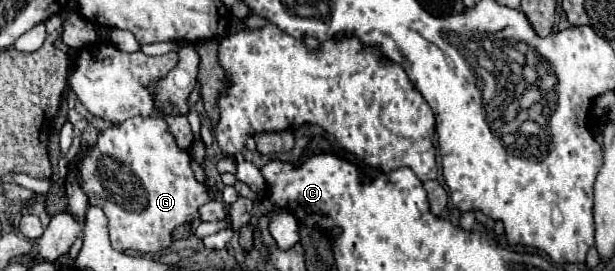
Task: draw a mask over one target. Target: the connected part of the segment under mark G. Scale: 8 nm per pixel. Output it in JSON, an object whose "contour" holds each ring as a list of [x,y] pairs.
{"contour":[[[128,118],[112,128],[100,130],[96,144],[90,148],[86,158],[82,158],[78,172],[82,174],[80,186],[88,196],[88,202],[100,206],[108,218],[108,234],[112,248],[118,252],[134,250],[134,252],[160,252],[172,246],[172,232],[180,224],[196,220],[200,214],[200,206],[214,198],[214,192],[194,178],[190,168],[190,152],[180,150],[176,140],[172,138],[168,124],[162,118]]]}

